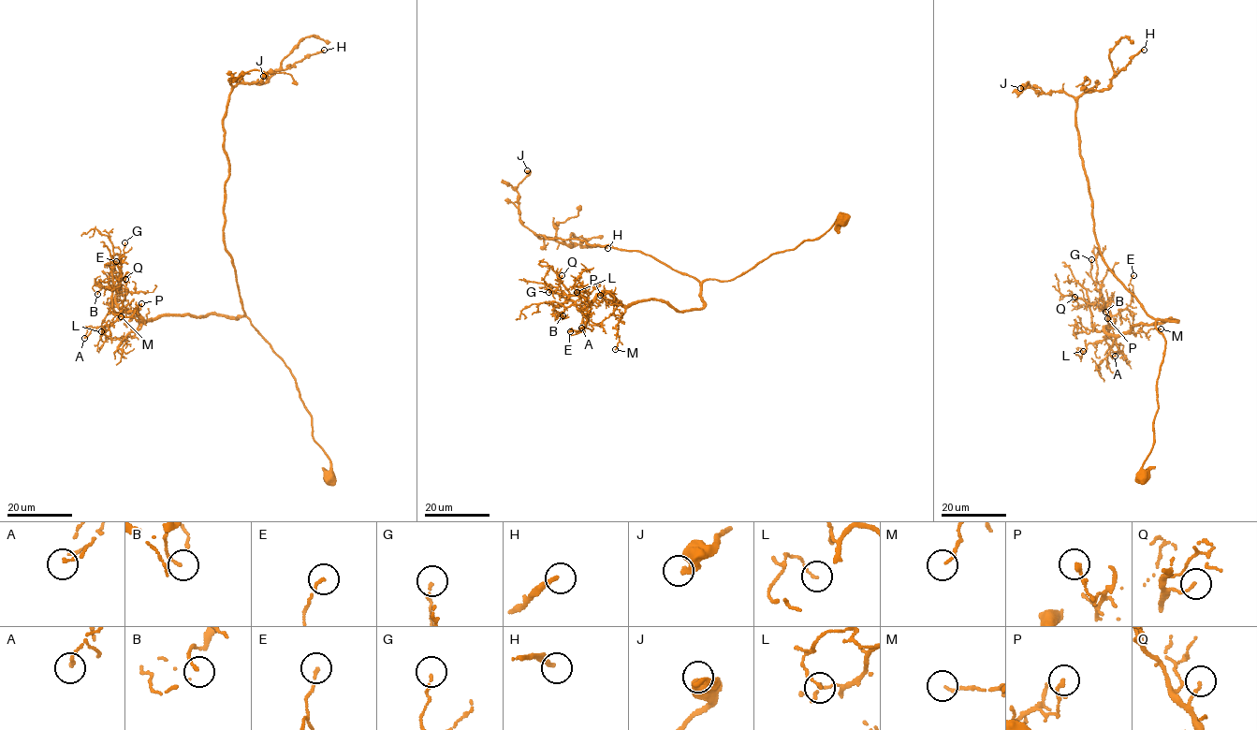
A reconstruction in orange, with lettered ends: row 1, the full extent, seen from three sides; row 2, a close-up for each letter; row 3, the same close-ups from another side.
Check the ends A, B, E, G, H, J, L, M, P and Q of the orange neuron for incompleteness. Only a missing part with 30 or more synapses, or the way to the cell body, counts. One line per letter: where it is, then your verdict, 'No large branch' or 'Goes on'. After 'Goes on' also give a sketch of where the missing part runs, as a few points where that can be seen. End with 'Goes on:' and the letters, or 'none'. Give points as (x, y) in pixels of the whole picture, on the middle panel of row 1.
A: Place: (581, 328). No large branch
B: Place: (562, 315). No large branch
E: Place: (570, 331). No large branch
G: Place: (548, 292). No large branch
H: Place: (607, 248). Goes on. Course of what is missing: (607, 248), (614, 255), (621, 254)
J: Place: (527, 170). No large branch
L: Place: (577, 292). No large branch
M: Place: (615, 349). No large branch
P: Place: (600, 295). No large branch
Q: Place: (562, 275). No large branch
Goes on: H

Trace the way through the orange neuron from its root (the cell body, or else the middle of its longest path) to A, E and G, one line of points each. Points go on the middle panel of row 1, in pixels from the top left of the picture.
A: (841, 218), (732, 279), (707, 280), (701, 308), (619, 304), (602, 293), (581, 328)
E: (841, 218), (732, 279), (707, 280), (701, 308), (619, 304), (602, 293), (570, 331)
G: (841, 218), (732, 279), (707, 280), (701, 308), (619, 304), (605, 293), (577, 310), (548, 292)

